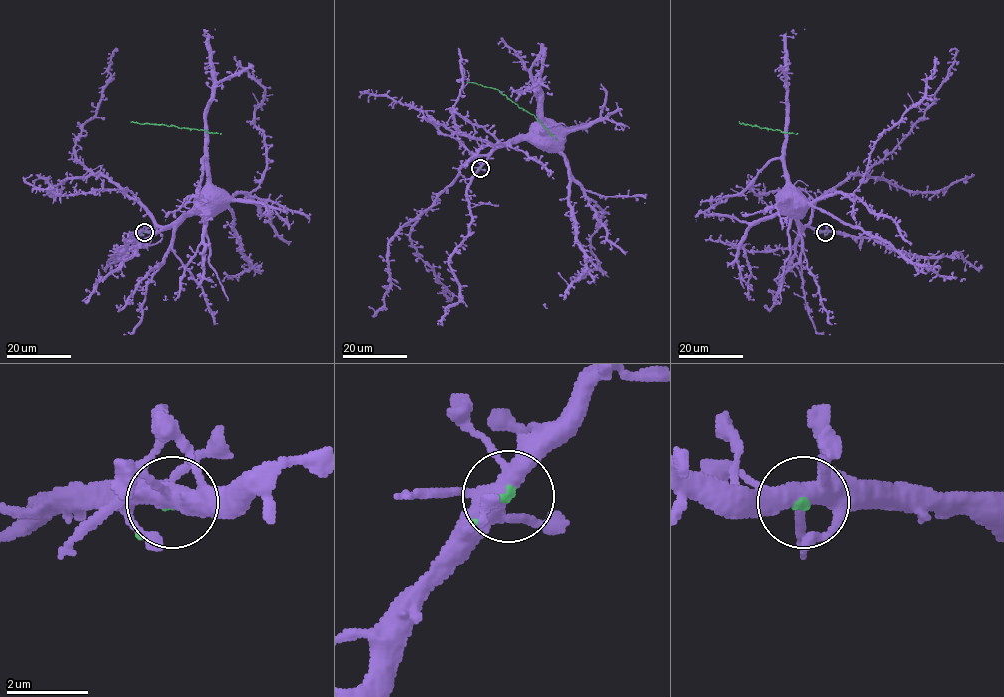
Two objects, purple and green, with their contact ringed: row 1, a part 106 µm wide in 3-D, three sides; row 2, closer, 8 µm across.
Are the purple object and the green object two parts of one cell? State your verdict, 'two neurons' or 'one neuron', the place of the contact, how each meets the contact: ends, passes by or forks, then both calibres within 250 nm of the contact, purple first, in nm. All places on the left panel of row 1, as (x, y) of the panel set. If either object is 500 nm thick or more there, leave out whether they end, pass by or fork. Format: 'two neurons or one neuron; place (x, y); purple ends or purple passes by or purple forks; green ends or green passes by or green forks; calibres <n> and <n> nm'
one neuron; place (144, 232); purple forks; green ends; calibres 400 and 80 nm

